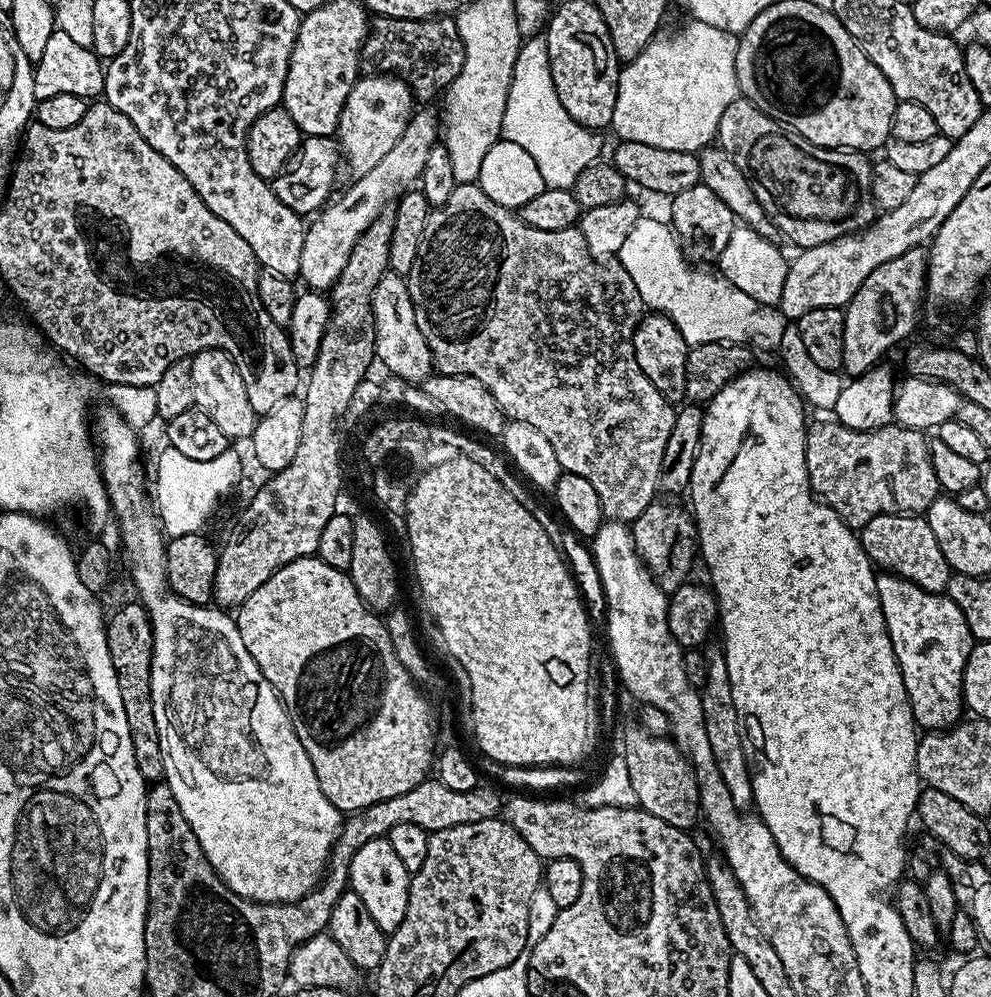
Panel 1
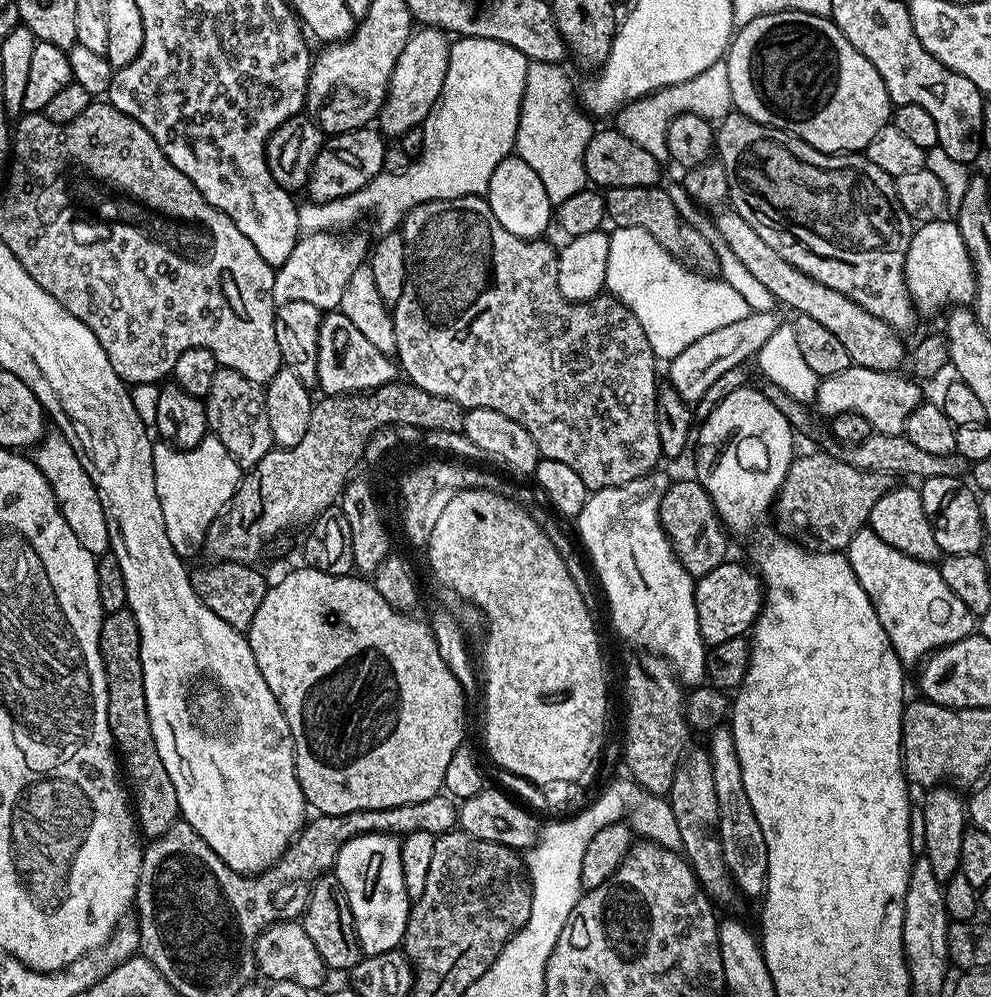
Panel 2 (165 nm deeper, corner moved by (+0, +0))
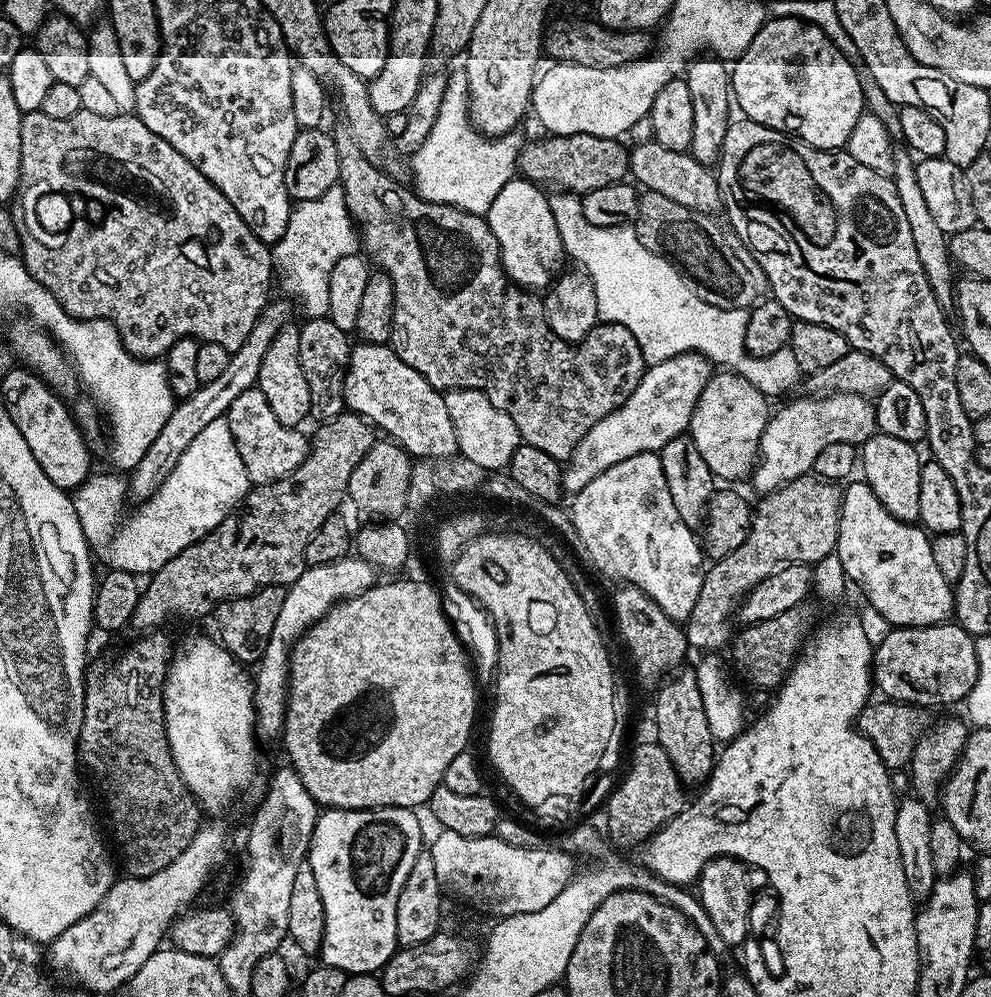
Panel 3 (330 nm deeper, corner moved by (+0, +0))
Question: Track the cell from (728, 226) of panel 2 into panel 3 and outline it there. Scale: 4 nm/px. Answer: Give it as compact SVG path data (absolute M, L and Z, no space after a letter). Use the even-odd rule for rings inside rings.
M650 139L645 144L636 144L629 151L628 171L641 189L663 194L665 198L670 198L670 202L678 202L678 206L709 214L721 211L720 184L716 180L716 172L709 165L695 160L691 151L666 150L666 146Z

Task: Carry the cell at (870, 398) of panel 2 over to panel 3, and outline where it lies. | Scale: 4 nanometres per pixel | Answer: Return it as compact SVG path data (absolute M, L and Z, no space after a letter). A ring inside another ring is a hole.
M833 392L831 394L816 394L812 400L792 400L785 408L775 409L774 414L769 415L766 430L760 436L760 454L755 468L750 473L750 481L757 488L757 493L767 494L775 488L781 488L800 476L807 476L812 472L812 463L822 450L826 450L828 444L834 442L846 442L862 446L872 436L876 435L876 410L871 399L863 396L855 396L849 392Z

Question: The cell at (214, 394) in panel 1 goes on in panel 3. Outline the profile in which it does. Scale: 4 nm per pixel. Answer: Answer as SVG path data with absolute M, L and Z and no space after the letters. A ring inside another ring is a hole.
M259 387L242 390L242 394L230 402L226 419L234 446L238 446L238 454L242 454L249 485L269 484L288 476L308 457L309 437L304 437L300 428L282 426L282 422L274 418L274 410L270 410L270 402L266 402Z

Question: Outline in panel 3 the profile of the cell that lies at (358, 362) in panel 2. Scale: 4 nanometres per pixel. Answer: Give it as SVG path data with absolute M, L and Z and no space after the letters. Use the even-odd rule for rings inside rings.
M360 342L353 347L348 359L348 372L344 375L344 403L347 411L363 416L378 428L380 424L379 431L405 448L409 456L445 458L457 455L456 435L449 411L446 410L444 395L441 389L430 386L430 382L426 382L426 378L422 378L414 366L406 366L406 362L402 362L402 358L398 358L398 354L388 344Z

